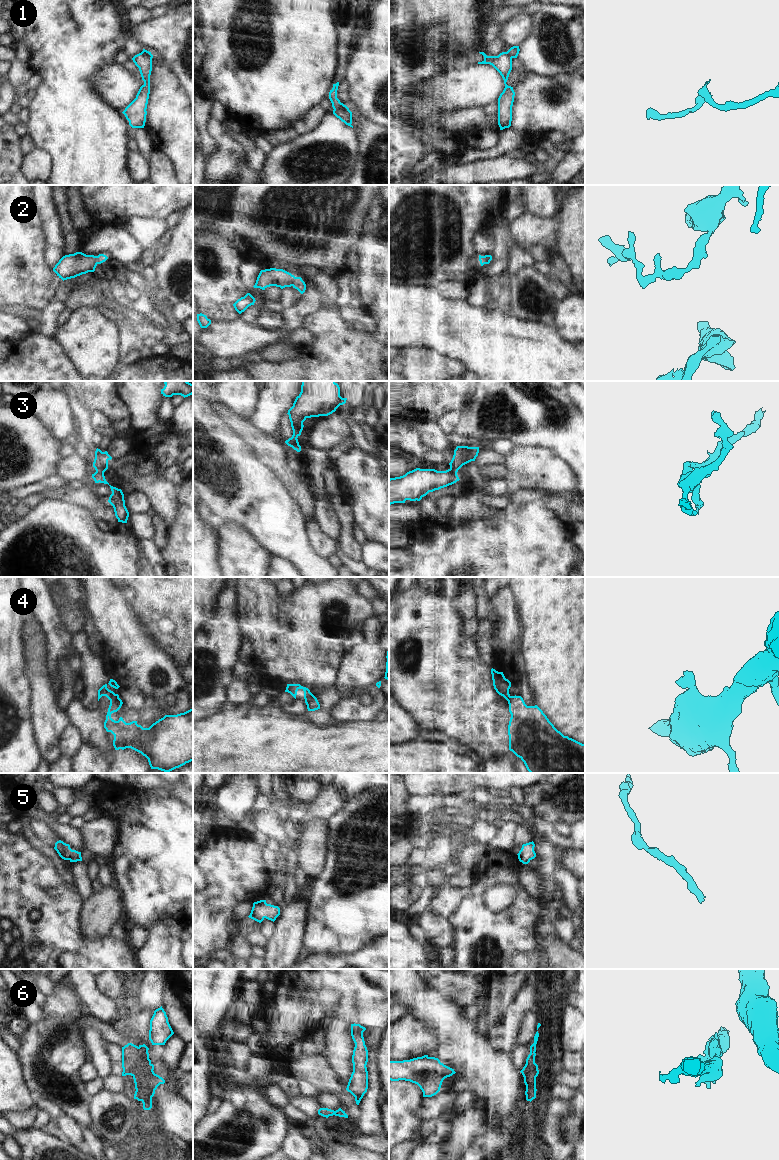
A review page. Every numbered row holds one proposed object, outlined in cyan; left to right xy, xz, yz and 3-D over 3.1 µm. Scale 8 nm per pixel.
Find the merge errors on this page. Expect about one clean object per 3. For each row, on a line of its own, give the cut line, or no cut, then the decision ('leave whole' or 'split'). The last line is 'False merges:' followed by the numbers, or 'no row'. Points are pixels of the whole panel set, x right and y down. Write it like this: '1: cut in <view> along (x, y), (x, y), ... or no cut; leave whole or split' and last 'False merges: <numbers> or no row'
1: cut in xz along (346, 106), (334, 110); split
2: no cut; leave whole
3: cut in xy along (96, 470), (103, 473); split
4: cut in xy along (118, 696), (110, 703); split
5: no cut; leave whole
6: cut in xy along (138, 1047), (138, 1050), (148, 1058); split
False merges: 1, 3, 4, 6

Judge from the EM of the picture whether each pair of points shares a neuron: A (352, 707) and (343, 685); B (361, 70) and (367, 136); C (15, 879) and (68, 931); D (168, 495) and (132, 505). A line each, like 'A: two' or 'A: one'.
A: two
B: two
C: one
D: two

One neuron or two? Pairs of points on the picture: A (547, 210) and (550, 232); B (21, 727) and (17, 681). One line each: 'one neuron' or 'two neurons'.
A: two neurons
B: one neuron

